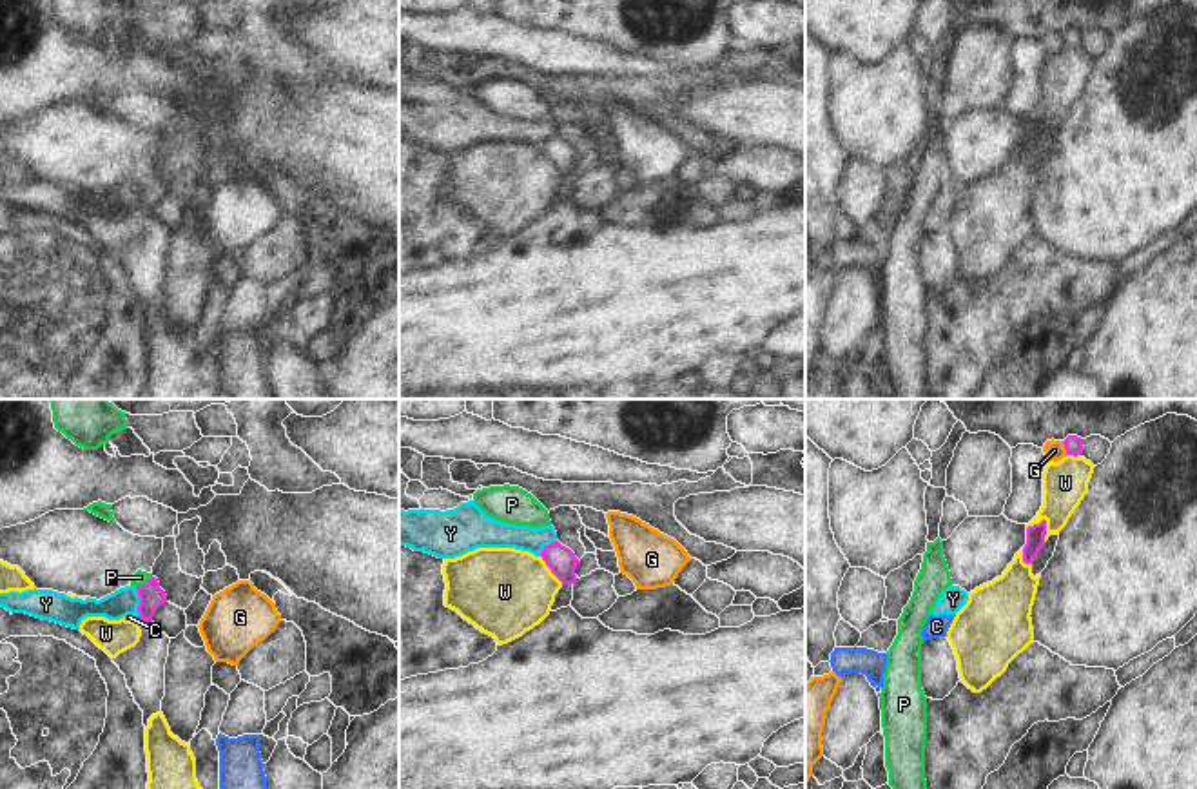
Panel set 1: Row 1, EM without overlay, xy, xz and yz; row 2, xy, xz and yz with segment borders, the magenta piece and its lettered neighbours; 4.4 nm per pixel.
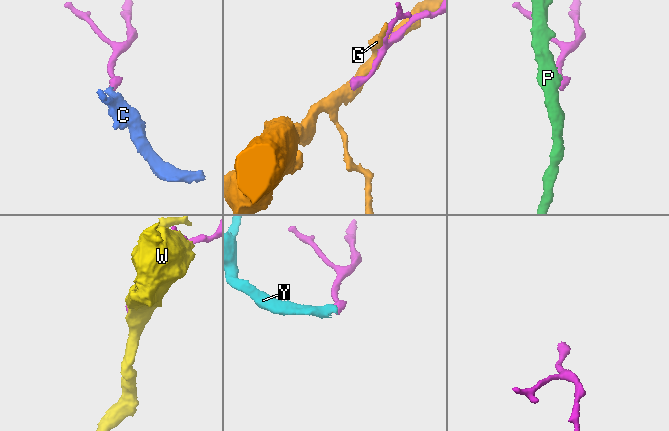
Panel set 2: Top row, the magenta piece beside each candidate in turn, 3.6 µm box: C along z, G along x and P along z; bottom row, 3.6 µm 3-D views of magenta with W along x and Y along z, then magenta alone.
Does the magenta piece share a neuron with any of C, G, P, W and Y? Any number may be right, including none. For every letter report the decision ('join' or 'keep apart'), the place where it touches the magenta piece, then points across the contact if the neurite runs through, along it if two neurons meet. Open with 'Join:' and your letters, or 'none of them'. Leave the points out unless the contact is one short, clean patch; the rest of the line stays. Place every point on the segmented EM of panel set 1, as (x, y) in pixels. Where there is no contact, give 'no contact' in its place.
Join: none of them
C: keep apart | xy (144, 619) | along xy (140, 615), (145, 621)
G: keep apart | yz (1065, 448)
P: keep apart | xy (144, 584) | along xy (153, 577), (136, 586)
W: keep apart | yz (1045, 530)
Y: keep apart | xy (140, 601) | along xy (135, 586), (140, 615)

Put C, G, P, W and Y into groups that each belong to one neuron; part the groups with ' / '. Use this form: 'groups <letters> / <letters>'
groups C Y / G / P / W

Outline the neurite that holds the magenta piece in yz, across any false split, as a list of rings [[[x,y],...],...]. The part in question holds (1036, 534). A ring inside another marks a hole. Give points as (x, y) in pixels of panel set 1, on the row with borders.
[[[1043,519],[1039,524],[1027,528],[1027,544],[1023,548],[1023,562],[1032,564],[1037,557],[1039,550],[1045,544],[1046,535],[1046,521]]]

